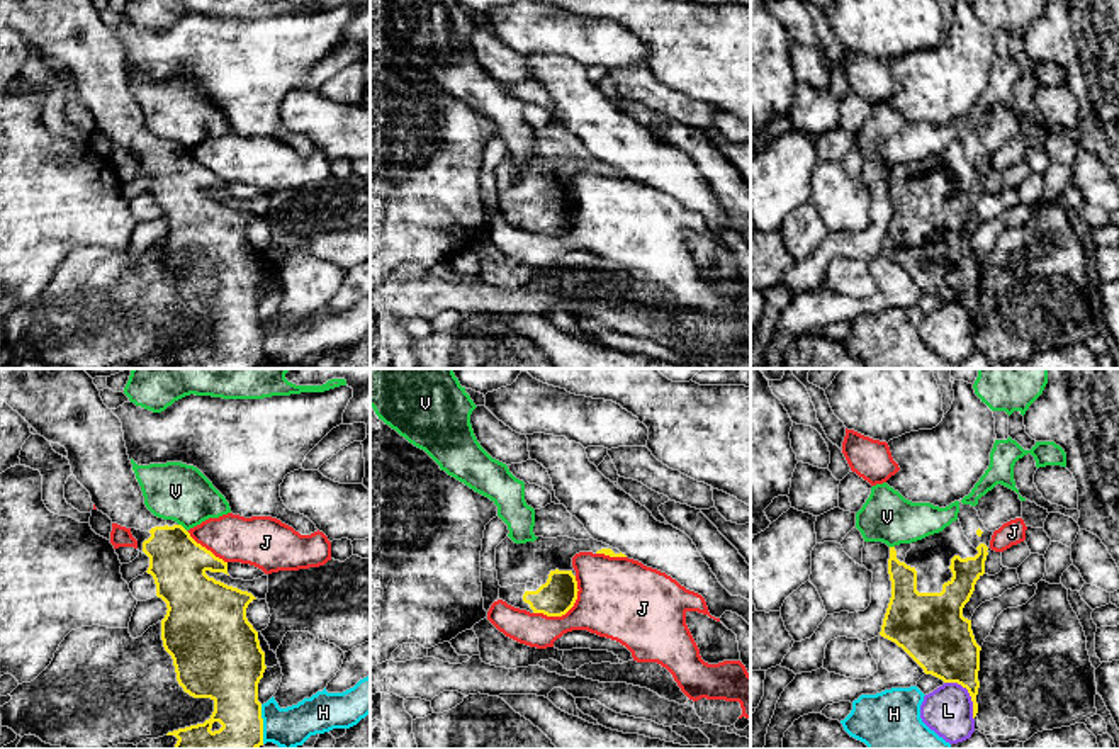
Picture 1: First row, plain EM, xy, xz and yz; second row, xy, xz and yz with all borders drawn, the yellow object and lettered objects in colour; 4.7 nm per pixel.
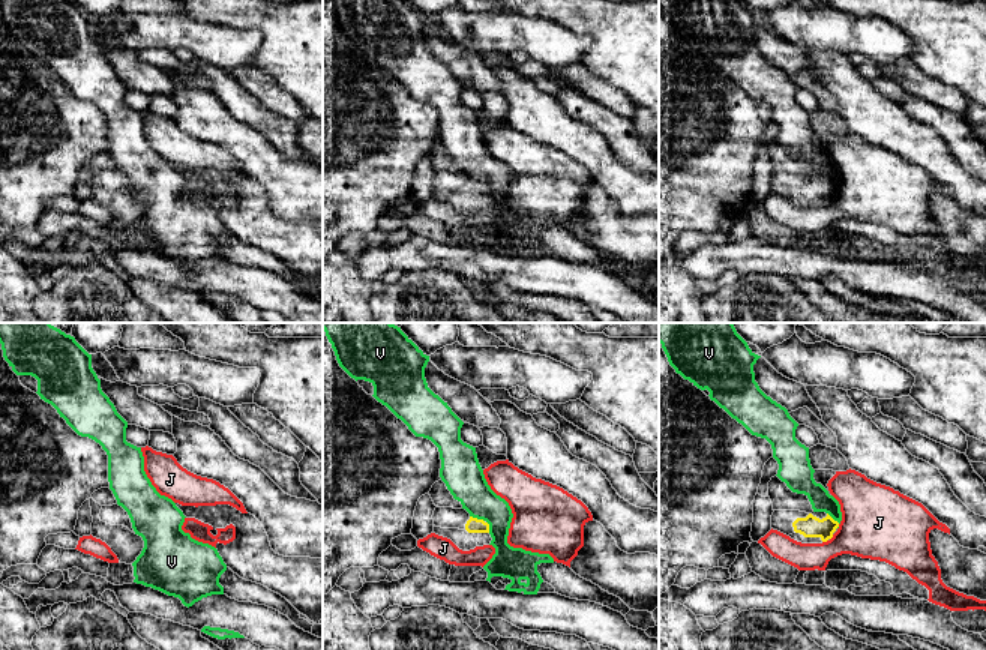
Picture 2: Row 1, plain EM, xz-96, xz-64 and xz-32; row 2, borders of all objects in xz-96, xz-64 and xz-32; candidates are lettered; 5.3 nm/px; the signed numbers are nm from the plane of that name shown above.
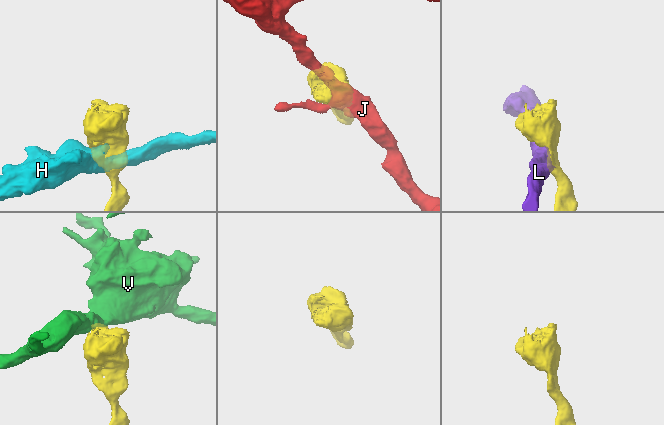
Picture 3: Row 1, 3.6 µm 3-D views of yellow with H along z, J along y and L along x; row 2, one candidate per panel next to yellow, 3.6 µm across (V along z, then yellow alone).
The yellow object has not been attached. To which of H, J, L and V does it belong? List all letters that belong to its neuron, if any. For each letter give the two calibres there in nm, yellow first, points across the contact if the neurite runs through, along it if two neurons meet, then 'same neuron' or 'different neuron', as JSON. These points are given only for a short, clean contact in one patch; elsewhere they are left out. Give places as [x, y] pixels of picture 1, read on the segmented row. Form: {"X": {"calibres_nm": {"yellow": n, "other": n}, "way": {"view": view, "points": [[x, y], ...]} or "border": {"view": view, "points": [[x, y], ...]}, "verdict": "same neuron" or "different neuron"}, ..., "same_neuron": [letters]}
{"H": {"calibres_nm": {"yellow": 240, "other": 190}, "verdict": "different neuron"}, "J": {"calibres_nm": {"yellow": 170, "other": 380}, "verdict": "different neuron"}, "L": {"calibres_nm": {"yellow": 300, "other": 240}, "verdict": "different neuron"}, "V": {"calibres_nm": {"yellow": 280, "other": 280}, "border": {"view": "xy", "points": [[179, 523], [185, 530]]}, "verdict": "different neuron"}, "same_neuron": []}

